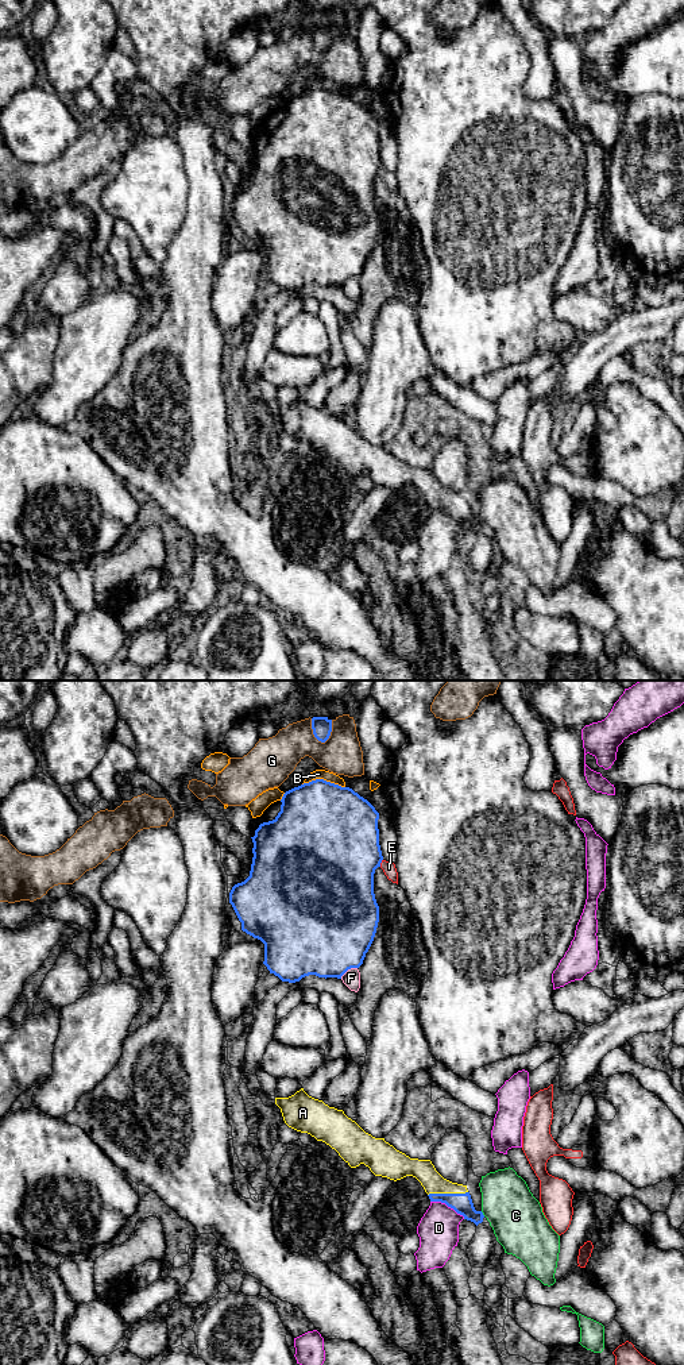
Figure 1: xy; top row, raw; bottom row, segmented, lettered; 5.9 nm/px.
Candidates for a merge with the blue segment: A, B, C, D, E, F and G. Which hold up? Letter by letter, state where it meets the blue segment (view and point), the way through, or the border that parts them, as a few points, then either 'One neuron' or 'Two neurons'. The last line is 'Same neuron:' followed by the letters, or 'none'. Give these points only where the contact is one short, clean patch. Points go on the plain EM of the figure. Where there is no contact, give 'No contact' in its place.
A: Touches blue at xy (447, 502). One neuron
B: Touches blue at xy (323, 88). Two neurons
C: Touches blue at xy (482, 523). Two neurons
D: Touches blue at xy (448, 515). Boundary: xy (431, 509), (445, 512), (464, 527). Two neurons
E: Touches blue at xy (381, 170). Two neurons
F: Touches blue at xy (348, 277). Two neurons
G: Touches blue at xy (313, 41). Two neurons
Same neuron: A

